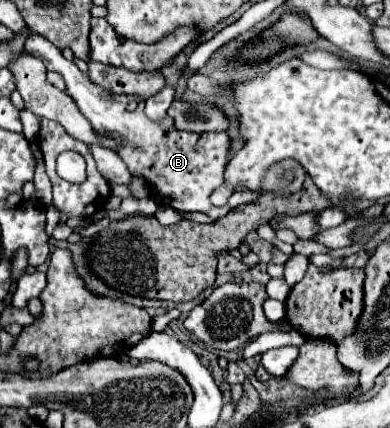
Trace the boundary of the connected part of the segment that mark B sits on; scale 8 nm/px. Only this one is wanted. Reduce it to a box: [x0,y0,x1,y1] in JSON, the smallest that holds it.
[26,33,260,219]

